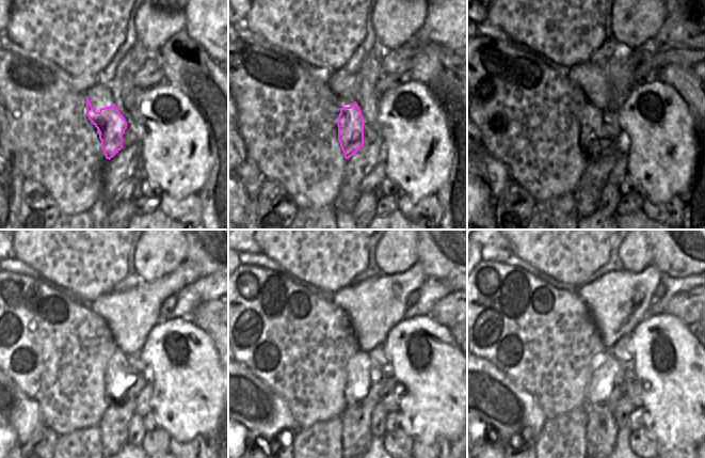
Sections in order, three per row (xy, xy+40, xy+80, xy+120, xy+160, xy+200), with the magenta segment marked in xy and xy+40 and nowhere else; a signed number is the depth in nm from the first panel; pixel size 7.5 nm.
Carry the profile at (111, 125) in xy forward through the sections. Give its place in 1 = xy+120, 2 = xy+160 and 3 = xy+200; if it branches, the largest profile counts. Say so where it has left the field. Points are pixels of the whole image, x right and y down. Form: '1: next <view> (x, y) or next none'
1: next xy+120 (115, 381)
2: next xy+160 (368, 373)
3: next xy+200 (605, 390)

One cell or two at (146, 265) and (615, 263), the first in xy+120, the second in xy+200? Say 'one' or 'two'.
two

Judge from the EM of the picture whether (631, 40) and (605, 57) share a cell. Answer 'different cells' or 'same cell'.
different cells

